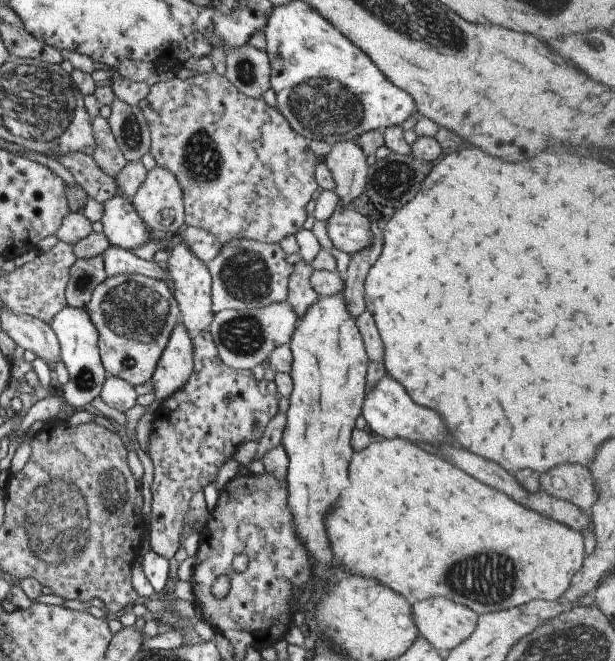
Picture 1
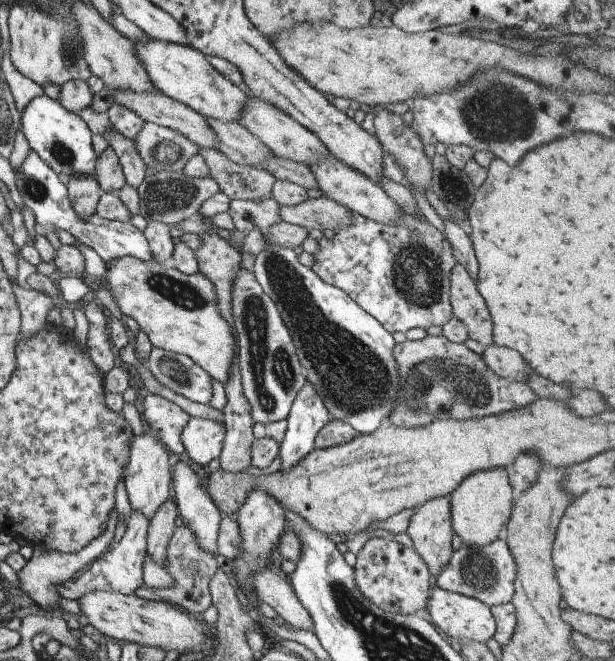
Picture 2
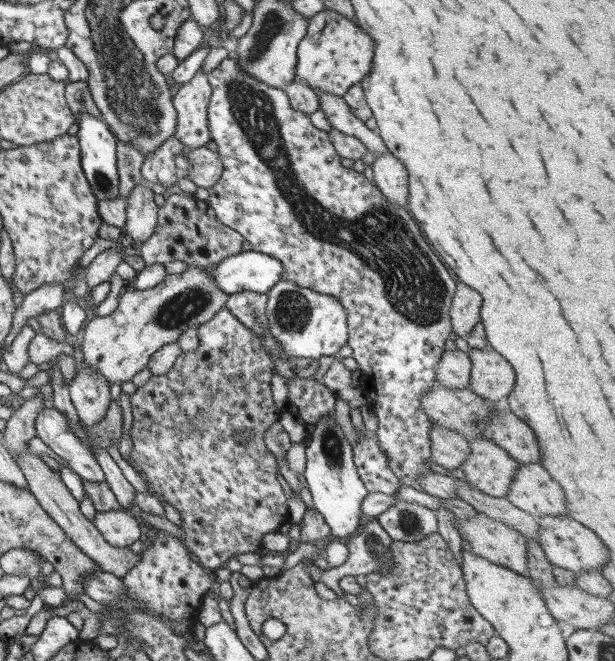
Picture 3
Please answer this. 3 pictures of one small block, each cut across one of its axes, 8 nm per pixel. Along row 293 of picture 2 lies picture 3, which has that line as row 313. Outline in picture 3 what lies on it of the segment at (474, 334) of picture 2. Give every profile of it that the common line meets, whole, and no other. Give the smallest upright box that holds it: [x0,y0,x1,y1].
[449,284,481,338]

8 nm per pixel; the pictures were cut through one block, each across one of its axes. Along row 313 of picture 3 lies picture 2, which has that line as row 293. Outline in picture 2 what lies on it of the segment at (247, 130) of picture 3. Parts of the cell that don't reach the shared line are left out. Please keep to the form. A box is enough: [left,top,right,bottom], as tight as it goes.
[310,208,456,333]

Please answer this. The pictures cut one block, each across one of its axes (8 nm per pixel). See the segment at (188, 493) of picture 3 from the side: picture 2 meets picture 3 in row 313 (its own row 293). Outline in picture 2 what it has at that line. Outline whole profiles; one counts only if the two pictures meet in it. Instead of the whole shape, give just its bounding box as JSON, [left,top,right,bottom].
[194,232,241,328]

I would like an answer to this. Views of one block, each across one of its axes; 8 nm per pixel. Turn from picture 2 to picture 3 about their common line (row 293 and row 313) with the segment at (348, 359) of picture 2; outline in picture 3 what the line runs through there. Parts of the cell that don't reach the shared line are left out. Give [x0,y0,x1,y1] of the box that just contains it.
[265,280,346,367]

